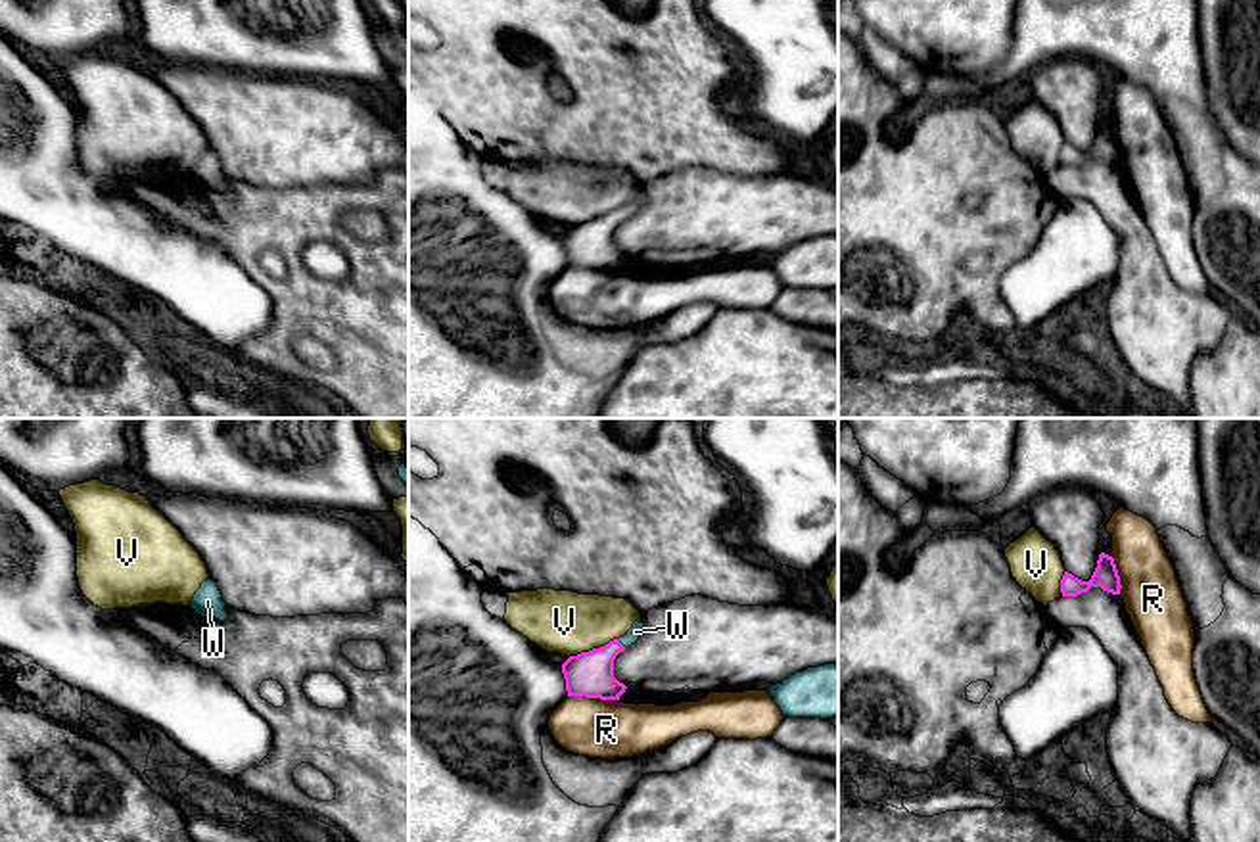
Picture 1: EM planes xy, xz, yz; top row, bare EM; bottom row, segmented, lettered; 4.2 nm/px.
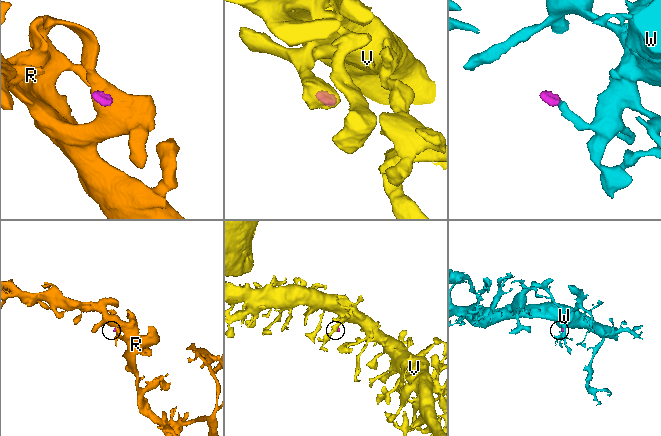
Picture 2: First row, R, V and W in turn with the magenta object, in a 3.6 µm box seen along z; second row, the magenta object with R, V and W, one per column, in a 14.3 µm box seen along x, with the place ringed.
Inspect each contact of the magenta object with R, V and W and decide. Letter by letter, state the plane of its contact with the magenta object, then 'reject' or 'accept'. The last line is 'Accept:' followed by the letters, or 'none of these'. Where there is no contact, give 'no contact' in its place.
R: xz | reject
V: xz | reject
W: xz | accept
Accept: W

